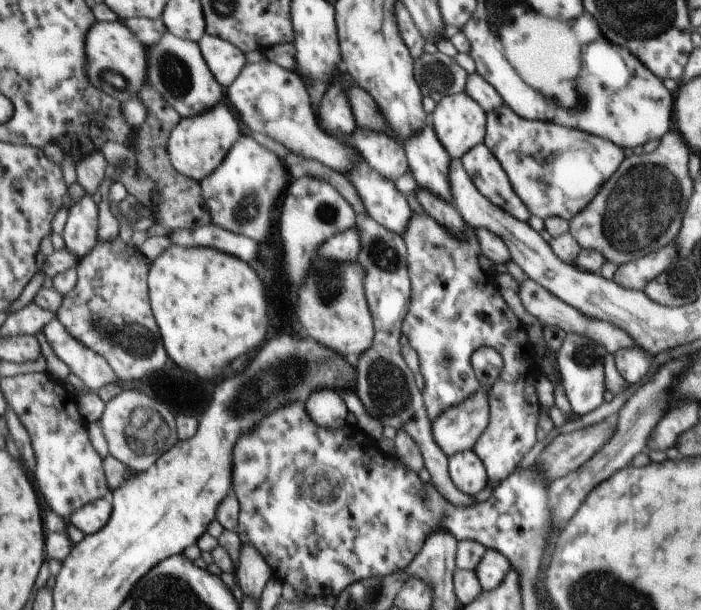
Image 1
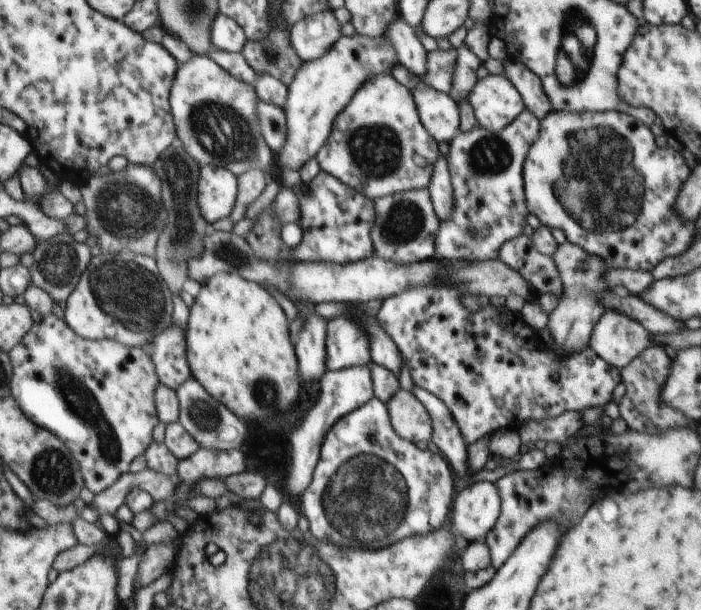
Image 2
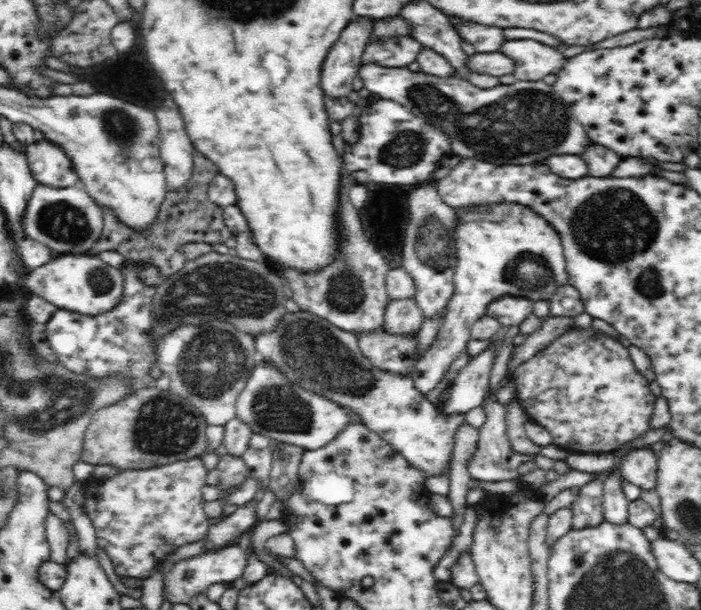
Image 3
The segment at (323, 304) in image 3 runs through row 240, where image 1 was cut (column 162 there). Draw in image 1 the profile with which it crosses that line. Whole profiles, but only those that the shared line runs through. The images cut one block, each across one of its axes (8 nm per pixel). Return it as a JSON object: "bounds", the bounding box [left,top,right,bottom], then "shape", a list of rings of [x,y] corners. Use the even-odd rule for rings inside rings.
{"bounds":[55,239,171,380],"shape":[[[121,239],[97,242],[90,254],[78,260],[76,286],[63,296],[62,304],[55,313],[70,336],[108,361],[119,380],[146,378],[171,362],[168,360],[168,353],[164,350],[160,329],[151,309],[150,264],[140,249],[136,246],[130,247]]]}

